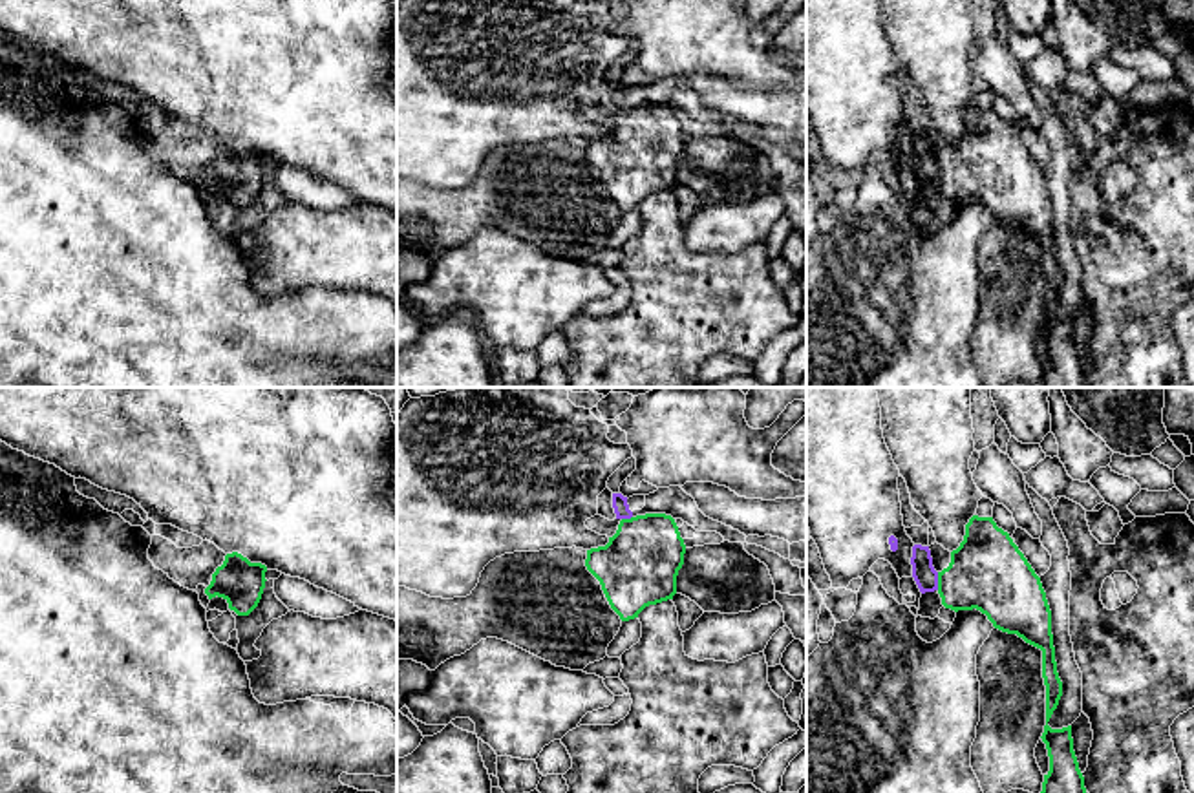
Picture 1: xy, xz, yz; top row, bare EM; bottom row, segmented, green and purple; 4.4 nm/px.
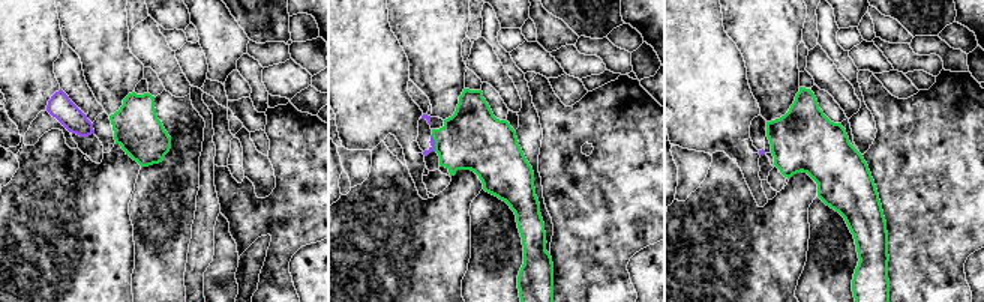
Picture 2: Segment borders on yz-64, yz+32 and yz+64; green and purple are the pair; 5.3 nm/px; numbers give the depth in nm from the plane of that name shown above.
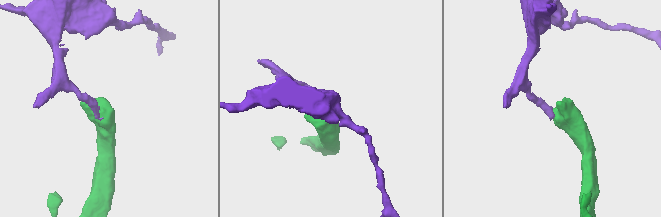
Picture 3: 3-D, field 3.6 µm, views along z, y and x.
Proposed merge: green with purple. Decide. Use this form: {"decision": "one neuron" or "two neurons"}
{"decision": "two neurons"}

